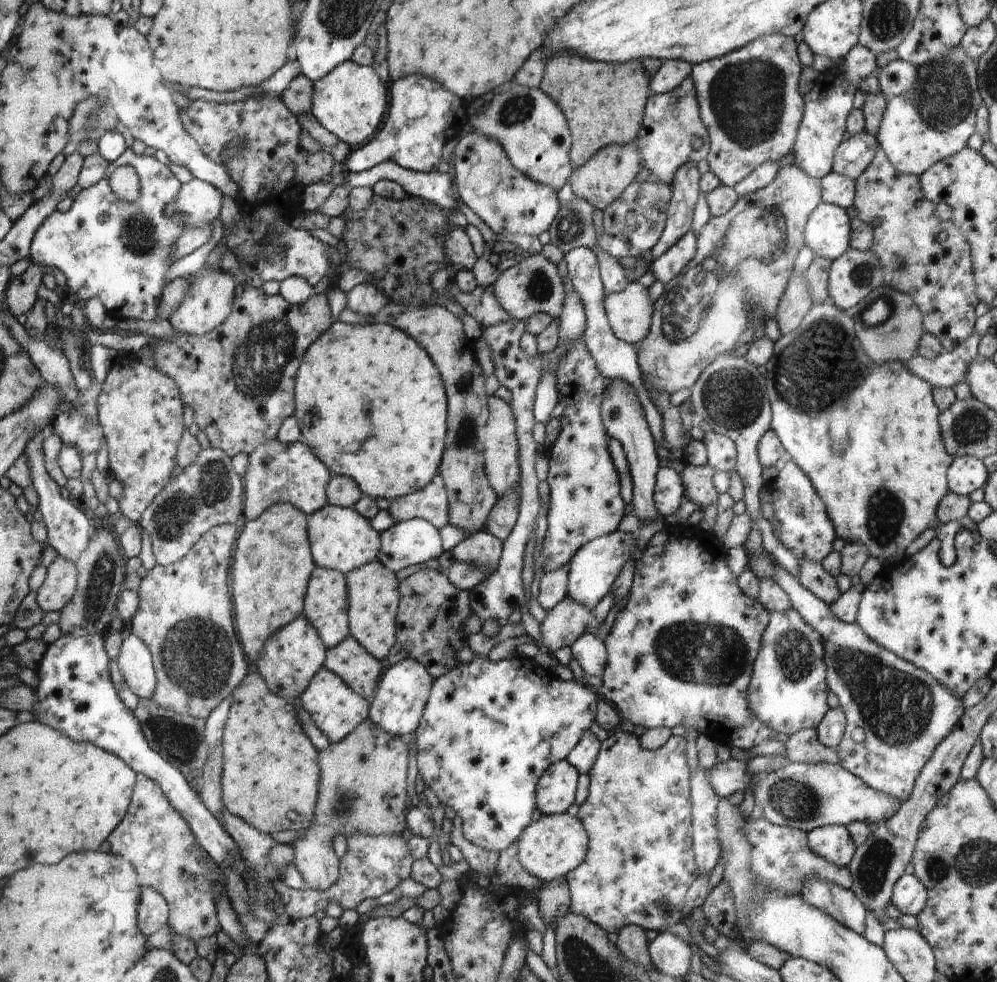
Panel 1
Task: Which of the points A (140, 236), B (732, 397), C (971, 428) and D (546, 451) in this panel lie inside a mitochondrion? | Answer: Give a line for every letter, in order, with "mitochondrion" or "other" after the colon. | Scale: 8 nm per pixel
A: mitochondrion
B: mitochondrion
C: mitochondrion
D: other

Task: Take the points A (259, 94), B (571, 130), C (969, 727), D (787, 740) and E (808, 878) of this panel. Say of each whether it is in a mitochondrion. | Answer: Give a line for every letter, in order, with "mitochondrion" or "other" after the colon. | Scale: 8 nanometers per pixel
A: other
B: other
C: other
D: other
E: other

